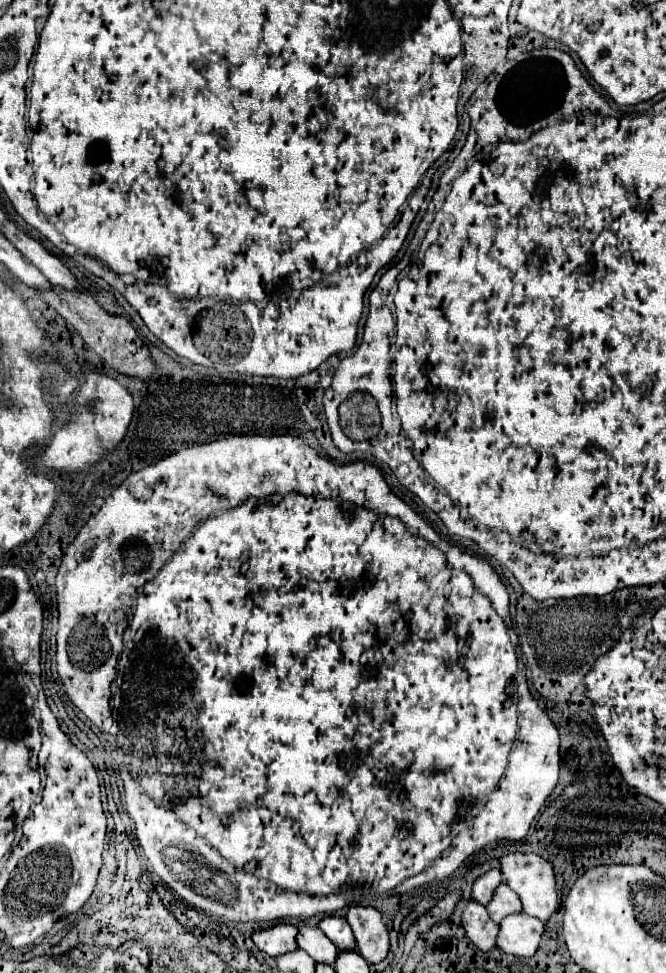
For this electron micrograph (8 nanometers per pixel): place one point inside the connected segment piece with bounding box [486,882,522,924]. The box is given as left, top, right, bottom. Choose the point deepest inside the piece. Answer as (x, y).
(505, 902)

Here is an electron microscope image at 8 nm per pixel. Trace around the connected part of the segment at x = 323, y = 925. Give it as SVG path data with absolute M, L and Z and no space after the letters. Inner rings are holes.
M326 916L318 922L318 926L336 944L338 950L354 950L356 942L354 942L354 936L352 936L352 930L350 930L346 918Z

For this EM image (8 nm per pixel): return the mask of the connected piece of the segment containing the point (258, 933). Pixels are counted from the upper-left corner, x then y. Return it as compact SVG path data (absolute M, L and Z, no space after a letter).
M278 924L278 926L272 926L272 928L266 928L266 930L254 930L252 932L252 942L262 950L266 952L268 956L280 956L280 954L286 954L290 950L296 950L296 926L290 926L290 924Z

